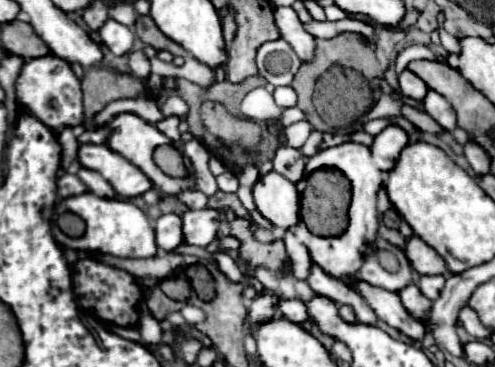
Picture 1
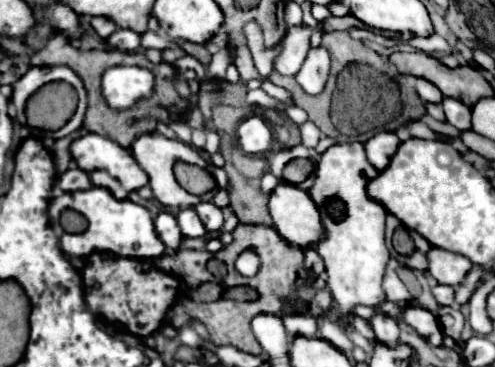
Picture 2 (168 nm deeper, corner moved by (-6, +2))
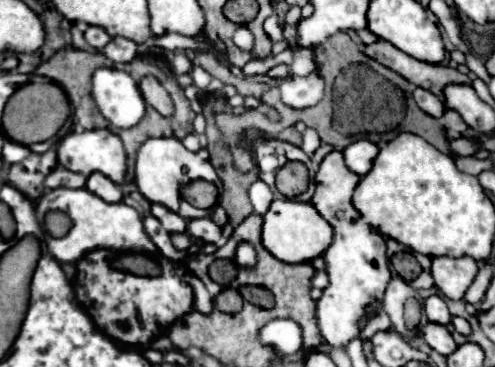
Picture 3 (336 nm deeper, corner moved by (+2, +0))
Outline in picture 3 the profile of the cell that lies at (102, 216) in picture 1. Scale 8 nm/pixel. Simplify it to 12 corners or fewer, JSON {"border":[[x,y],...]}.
{"border":[[86,187],[46,191],[38,219],[64,211],[72,231],[44,239],[60,263],[94,249],[158,255],[142,217]]}

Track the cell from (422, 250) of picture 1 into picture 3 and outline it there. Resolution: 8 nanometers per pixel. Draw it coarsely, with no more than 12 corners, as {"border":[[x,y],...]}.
{"border":[[434,257],[434,285],[464,299],[478,275],[472,257]]}

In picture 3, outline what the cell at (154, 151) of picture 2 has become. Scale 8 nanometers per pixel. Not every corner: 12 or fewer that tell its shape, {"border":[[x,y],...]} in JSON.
{"border":[[148,139],[136,187],[184,219],[210,217],[180,189],[196,179],[222,187],[214,167],[180,139]]}

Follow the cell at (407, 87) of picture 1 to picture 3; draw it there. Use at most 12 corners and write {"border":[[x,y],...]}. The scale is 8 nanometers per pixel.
{"border":[[420,89],[414,91],[418,107],[432,117],[446,111],[442,99]]}

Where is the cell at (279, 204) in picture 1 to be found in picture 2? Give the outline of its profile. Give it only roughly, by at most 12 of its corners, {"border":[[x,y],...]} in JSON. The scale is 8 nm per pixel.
{"border":[[280,181],[268,209],[276,231],[304,249],[322,237],[320,209]]}

